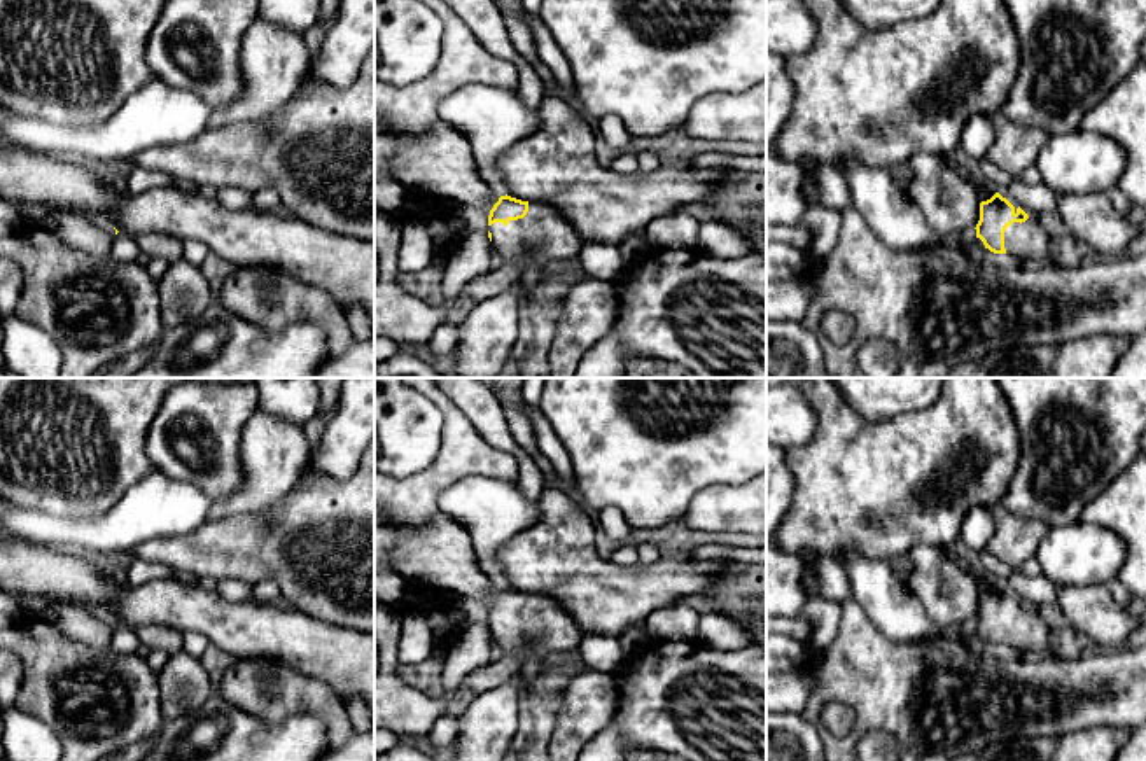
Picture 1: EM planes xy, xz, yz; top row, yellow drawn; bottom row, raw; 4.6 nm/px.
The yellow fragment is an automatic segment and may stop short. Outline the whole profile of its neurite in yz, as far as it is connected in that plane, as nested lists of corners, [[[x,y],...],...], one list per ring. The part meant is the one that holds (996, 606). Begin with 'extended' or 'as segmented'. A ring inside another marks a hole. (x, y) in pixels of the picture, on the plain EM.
extended | [[[999,584],[980,595],[976,633],[994,646],[1013,646],[1020,651],[1066,647],[1067,639],[1053,633],[1048,625],[1017,595]]]

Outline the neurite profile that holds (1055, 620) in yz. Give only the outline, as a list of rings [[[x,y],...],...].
[[[1045,604],[1045,605],[1027,605],[1027,607],[1032,609],[1048,625],[1048,628],[1053,633],[1066,639],[1073,637],[1074,640],[1078,640],[1074,628],[1071,626],[1064,612],[1059,609],[1059,605]]]

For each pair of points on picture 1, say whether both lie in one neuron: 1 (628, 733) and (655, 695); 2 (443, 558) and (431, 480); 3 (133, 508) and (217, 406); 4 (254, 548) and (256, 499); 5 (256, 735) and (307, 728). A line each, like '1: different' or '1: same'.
1: same
2: different
3: different
4: different
5: same

